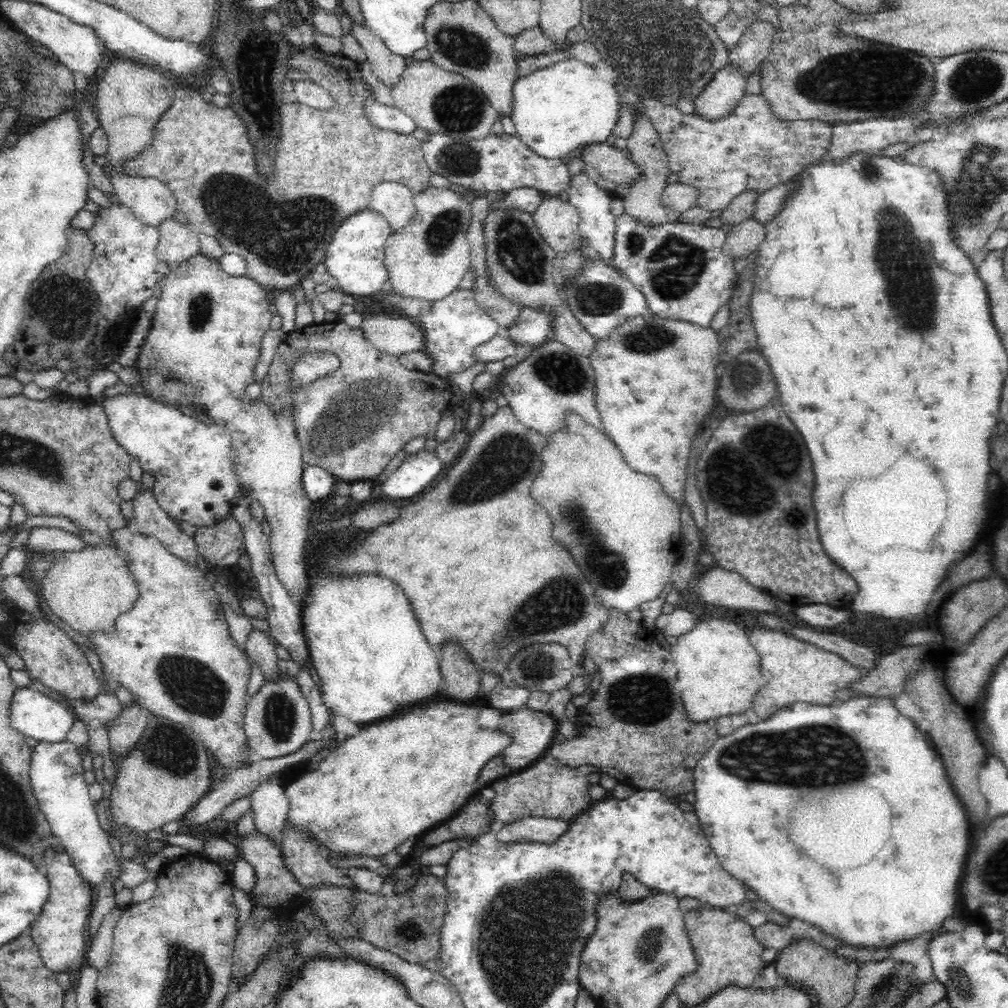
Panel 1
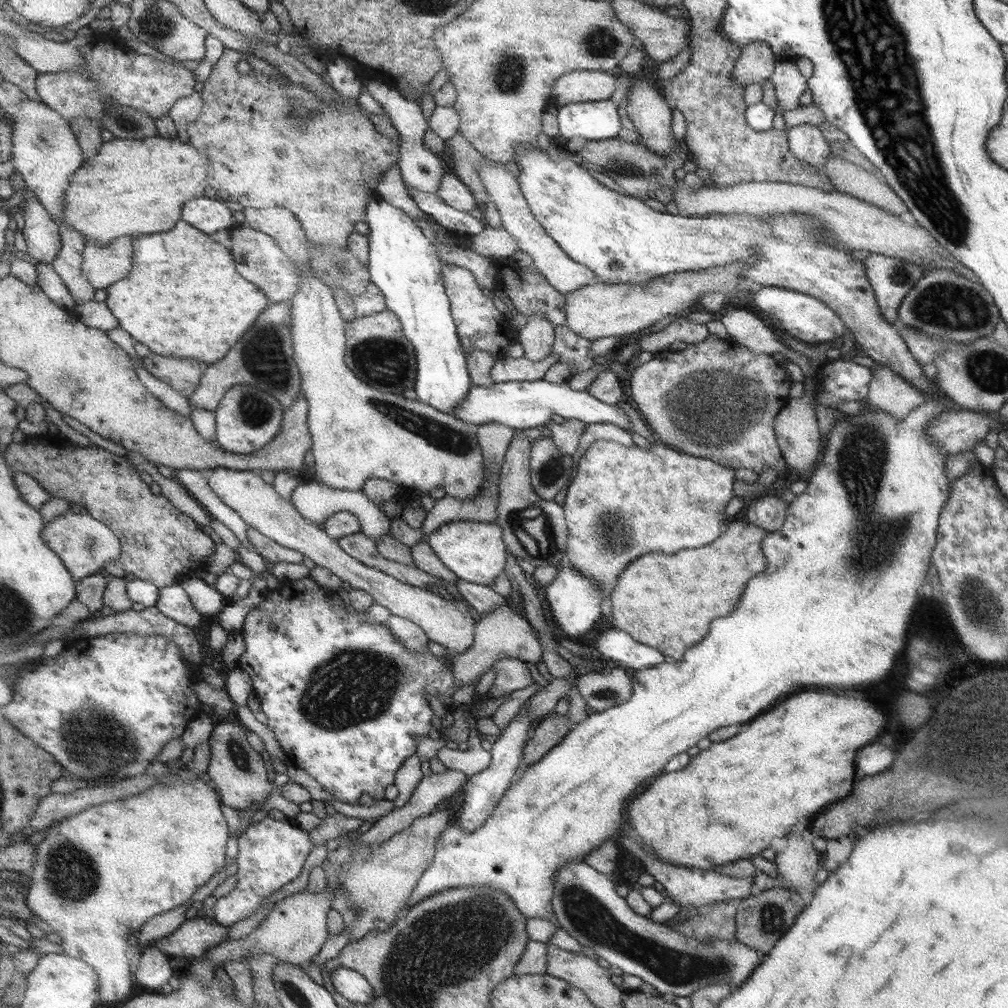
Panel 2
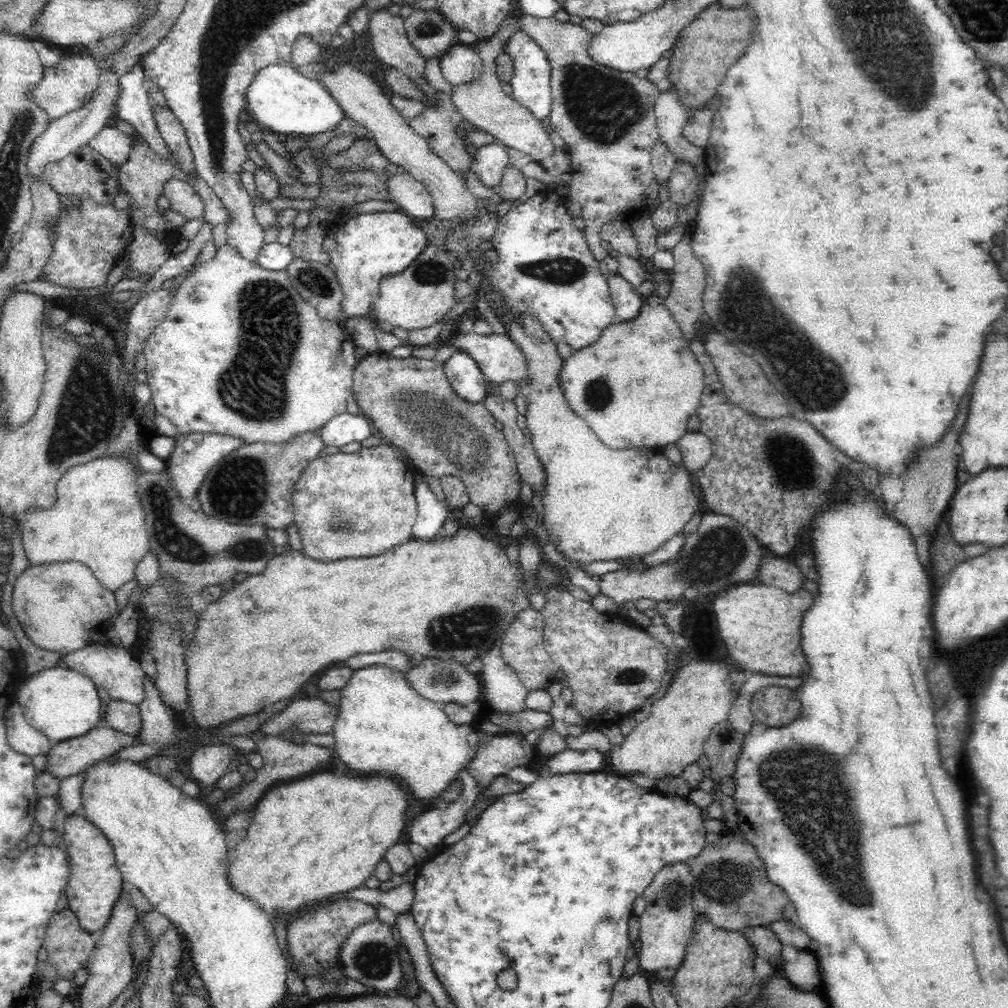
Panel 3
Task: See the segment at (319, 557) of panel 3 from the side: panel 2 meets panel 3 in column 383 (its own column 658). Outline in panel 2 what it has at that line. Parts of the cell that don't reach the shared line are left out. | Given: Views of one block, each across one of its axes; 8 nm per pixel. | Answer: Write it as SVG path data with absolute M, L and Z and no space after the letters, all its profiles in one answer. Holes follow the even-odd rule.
M599 440L593 442L585 450L585 453L579 458L579 462L575 466L573 477L570 482L564 487L563 494L564 500L562 502L562 511L567 528L567 544L565 547L564 562L568 564L570 568L577 570L585 579L595 582L597 586L601 586L601 590L608 595L615 582L618 580L621 572L632 562L637 559L637 556L641 554L647 554L649 552L661 552L661 554L673 554L673 552L699 548L712 543L713 540L719 536L719 526L723 524L723 508L727 506L727 502L734 497L733 490L733 472L731 468L723 465L716 464L715 461L706 460L700 457L688 456L687 454L671 449L663 444L657 443L653 445L649 450L643 450L632 445L631 447L625 447L621 444Z

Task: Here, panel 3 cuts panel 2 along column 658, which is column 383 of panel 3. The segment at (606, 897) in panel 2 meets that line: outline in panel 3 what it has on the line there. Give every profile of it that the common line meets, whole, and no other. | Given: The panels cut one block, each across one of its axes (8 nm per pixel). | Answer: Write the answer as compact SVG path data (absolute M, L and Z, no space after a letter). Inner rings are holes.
M378 920L358 926L341 946L340 961L348 978L366 986L376 994L394 991L402 982L402 966L398 960L398 943L386 924Z

